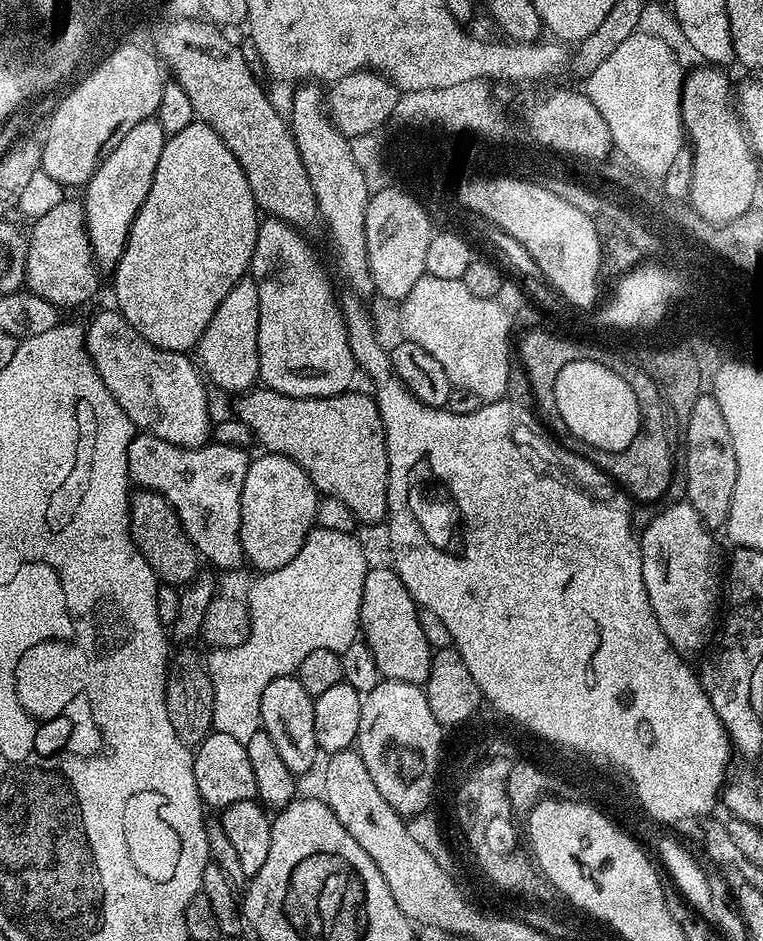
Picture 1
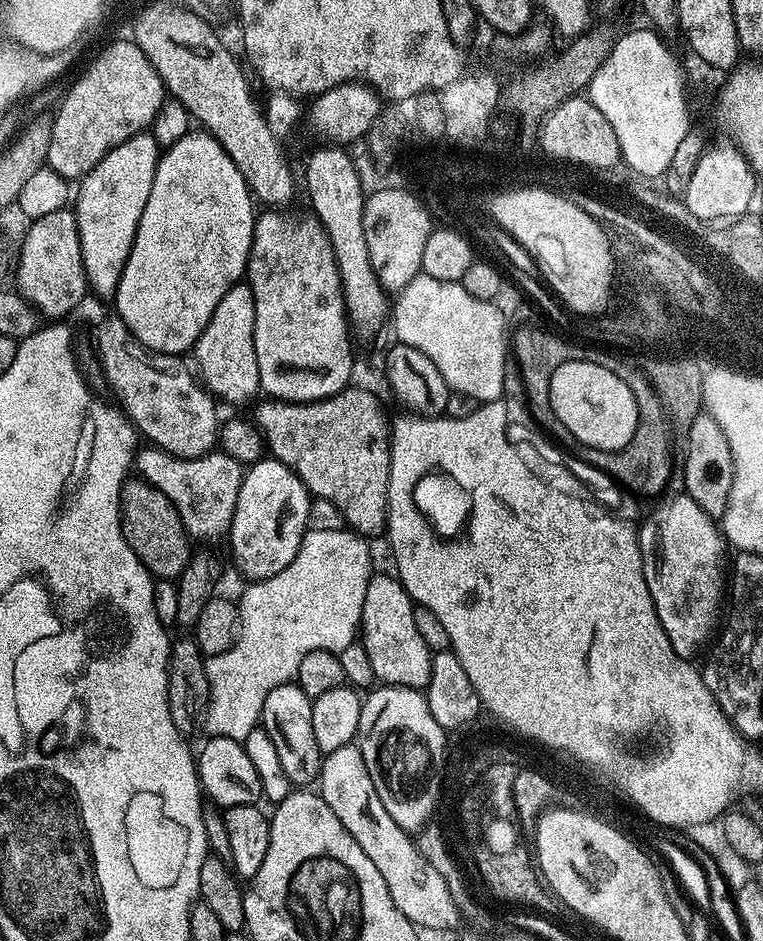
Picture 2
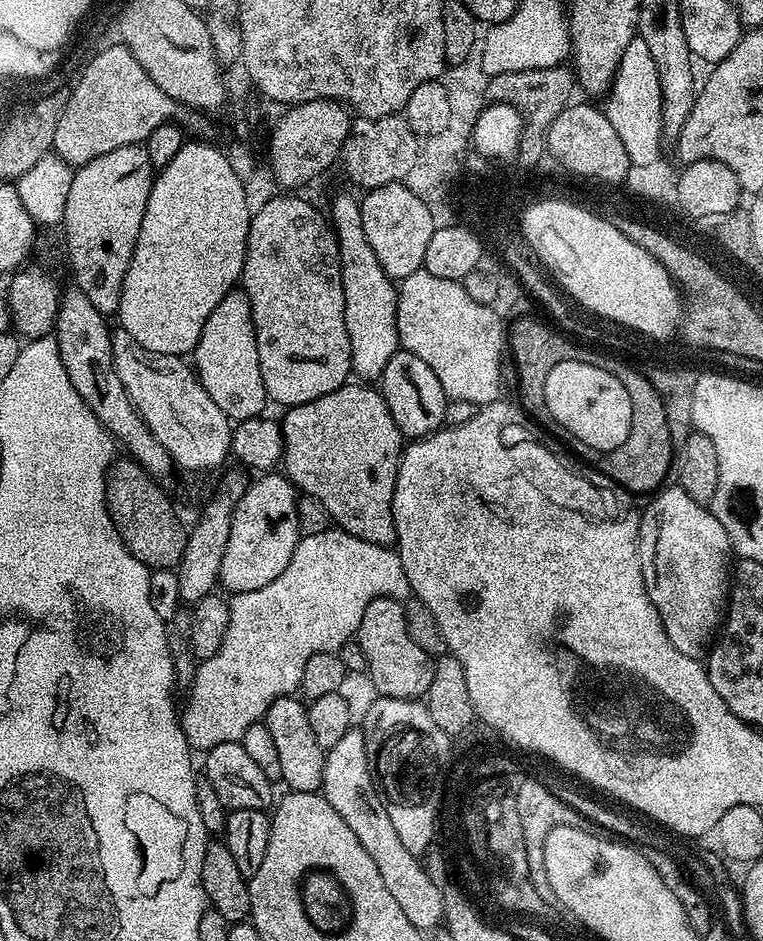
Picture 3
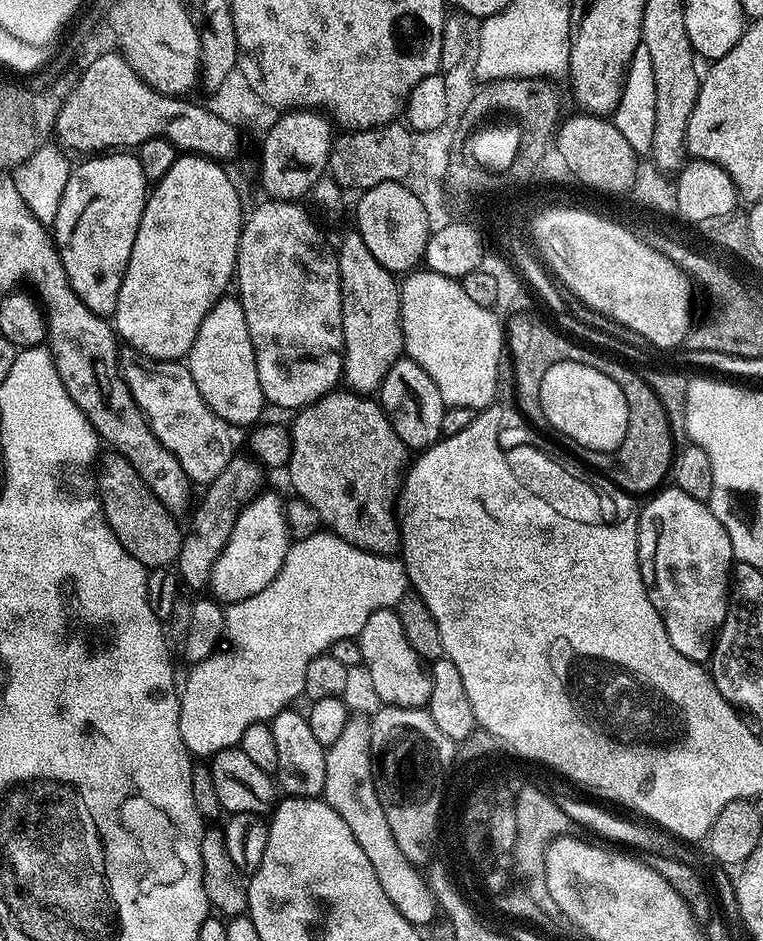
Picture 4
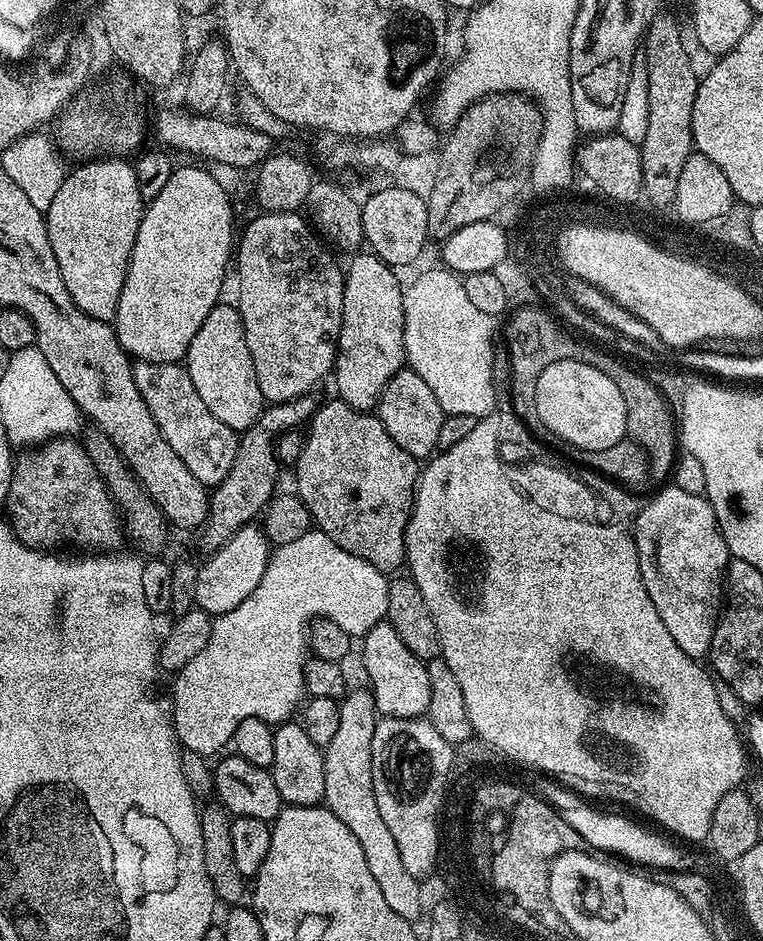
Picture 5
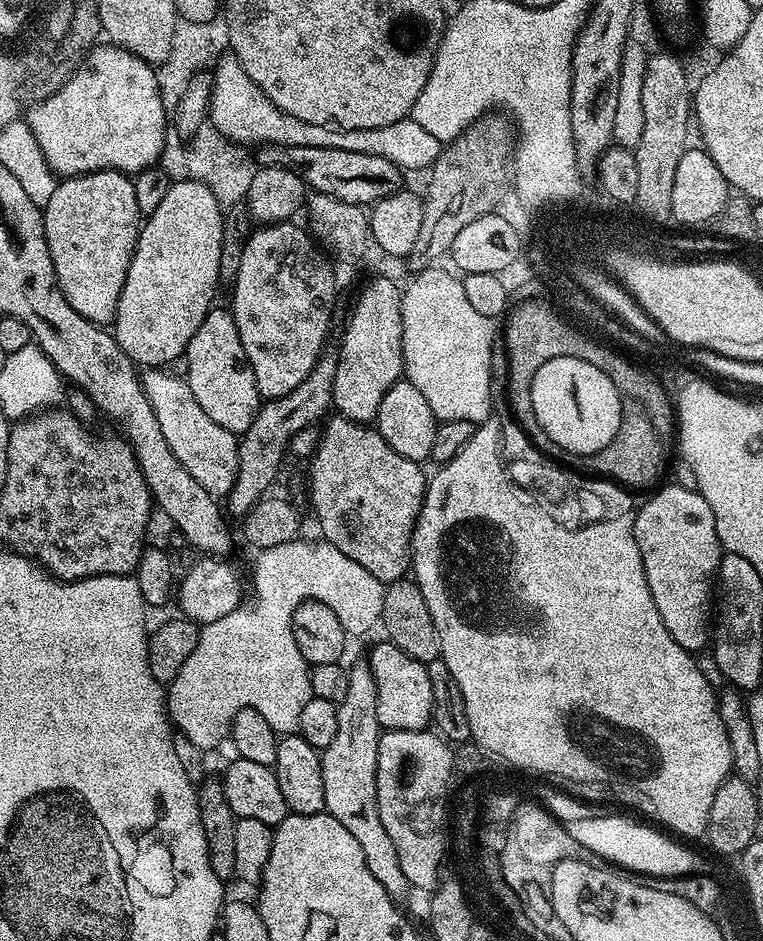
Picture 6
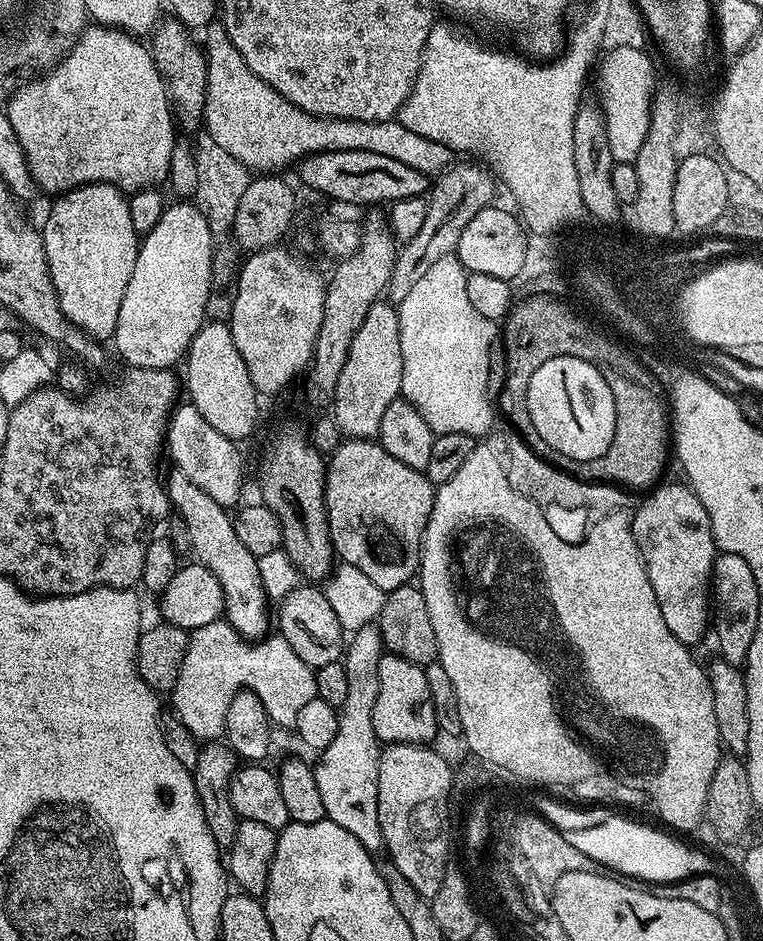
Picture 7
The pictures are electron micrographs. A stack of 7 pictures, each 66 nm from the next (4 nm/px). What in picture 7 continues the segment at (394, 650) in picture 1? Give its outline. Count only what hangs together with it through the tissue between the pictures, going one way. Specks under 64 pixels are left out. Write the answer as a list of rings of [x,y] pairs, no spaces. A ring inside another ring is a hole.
[[[385,654],[378,662],[378,698],[372,711],[374,718],[374,734],[385,745],[389,744],[428,744],[437,733],[436,715],[430,698],[430,682],[426,682],[424,668],[401,656]]]

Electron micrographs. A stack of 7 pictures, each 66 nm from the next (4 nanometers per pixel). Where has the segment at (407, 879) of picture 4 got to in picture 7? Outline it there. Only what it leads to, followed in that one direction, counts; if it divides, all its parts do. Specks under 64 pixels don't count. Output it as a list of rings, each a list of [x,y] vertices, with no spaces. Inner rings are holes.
[[[375,623],[367,624],[351,633],[346,640],[346,651],[343,653],[342,663],[346,670],[346,683],[350,686],[346,690],[346,702],[338,710],[338,734],[334,734],[334,742],[326,746],[319,753],[315,761],[316,781],[318,790],[322,793],[322,806],[326,806],[326,817],[333,820],[342,830],[350,830],[358,842],[367,852],[379,853],[384,848],[382,826],[378,826],[378,762],[382,751],[382,741],[374,734],[374,702],[378,698],[378,662],[386,654],[384,640],[380,636],[380,629]]]

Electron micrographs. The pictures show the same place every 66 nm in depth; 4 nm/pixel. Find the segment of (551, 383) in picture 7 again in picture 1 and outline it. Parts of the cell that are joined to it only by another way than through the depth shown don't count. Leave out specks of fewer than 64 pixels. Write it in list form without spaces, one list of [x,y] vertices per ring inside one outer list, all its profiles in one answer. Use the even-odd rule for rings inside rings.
[[[572,361],[564,365],[554,384],[557,410],[570,434],[606,452],[622,452],[632,443],[640,428],[638,401],[630,388],[613,370],[592,361]]]

